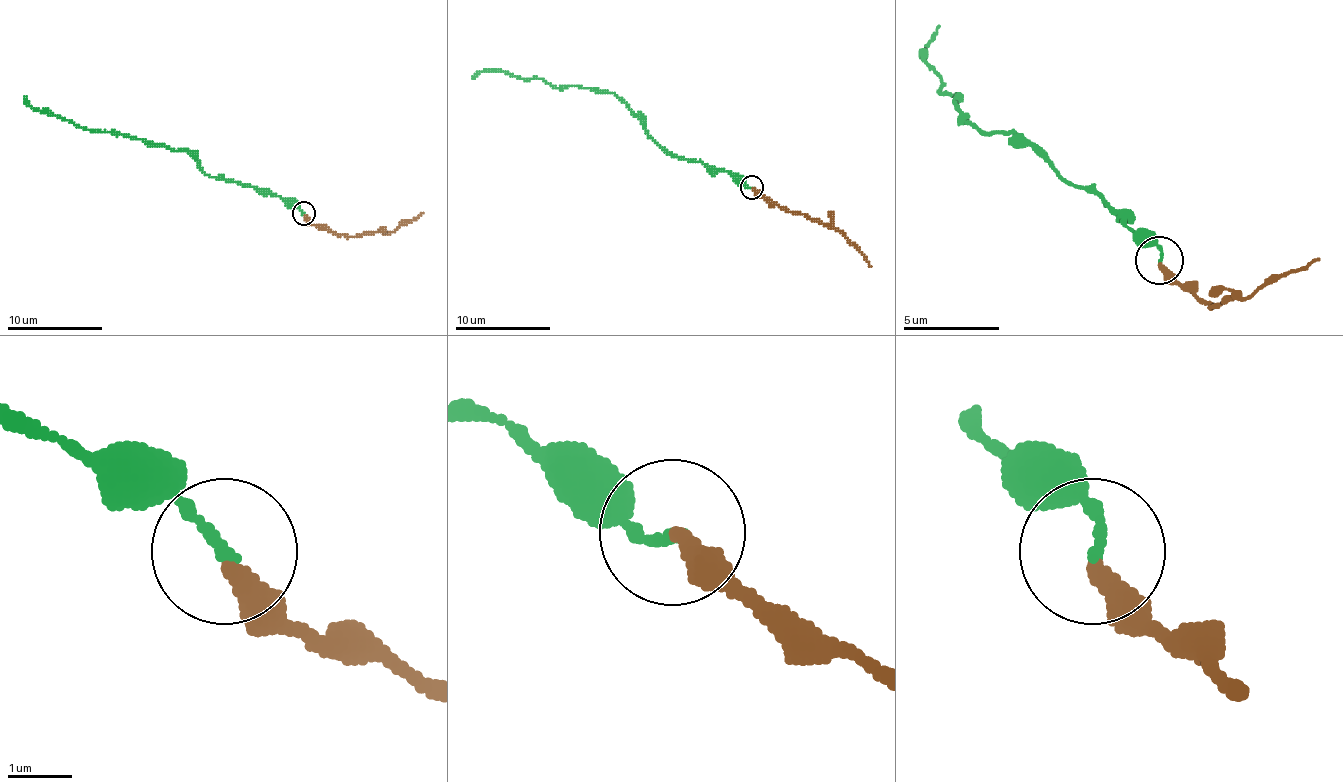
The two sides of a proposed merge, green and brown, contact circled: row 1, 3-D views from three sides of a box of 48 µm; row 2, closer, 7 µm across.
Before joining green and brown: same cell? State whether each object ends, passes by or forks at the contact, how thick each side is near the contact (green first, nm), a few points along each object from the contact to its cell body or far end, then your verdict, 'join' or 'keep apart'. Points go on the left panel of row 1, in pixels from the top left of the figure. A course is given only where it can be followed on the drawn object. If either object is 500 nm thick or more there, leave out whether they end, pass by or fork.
green ends; brown ends; calibres 190 and 320 nm; course green (304, 213), (278, 196), (209, 177), (188, 151), (171, 151), (164, 144), (83, 130), (36, 111), (24, 96); course brown (304, 215), (333, 234), (359, 236), (392, 232), (423, 213); join

